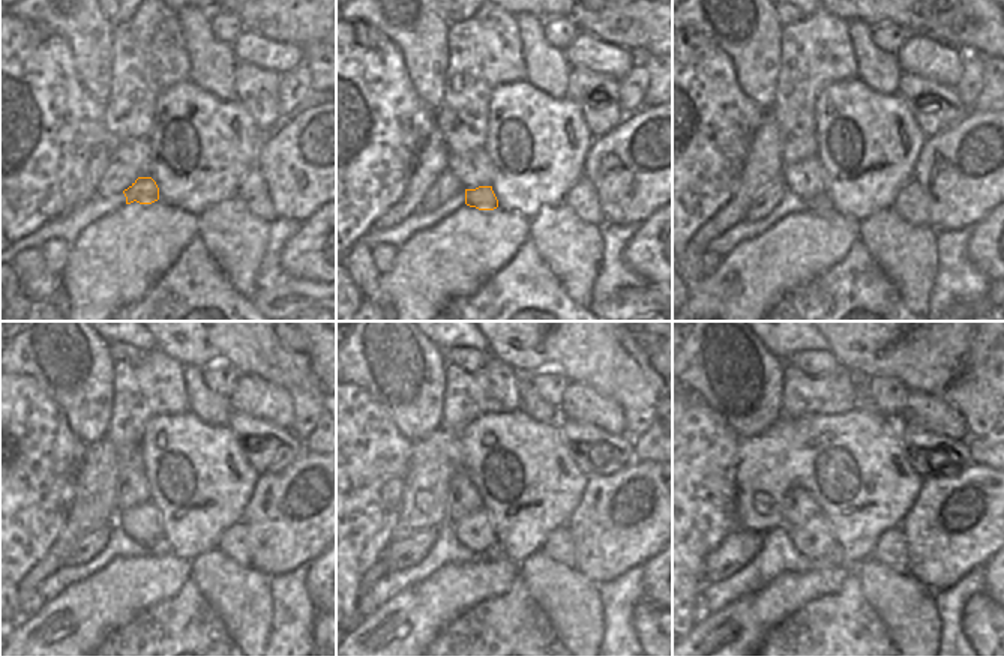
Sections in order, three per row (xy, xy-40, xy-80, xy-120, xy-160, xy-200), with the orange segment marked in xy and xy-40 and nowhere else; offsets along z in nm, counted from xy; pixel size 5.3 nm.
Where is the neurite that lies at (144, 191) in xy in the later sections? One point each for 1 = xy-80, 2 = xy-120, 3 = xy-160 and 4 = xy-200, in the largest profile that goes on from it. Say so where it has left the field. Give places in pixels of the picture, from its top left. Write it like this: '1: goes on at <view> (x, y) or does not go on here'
1: goes on at xy-80 (823, 204)
2: goes on at xy-120 (161, 547)
3: goes on at xy-160 (495, 553)
4: goes on at xy-200 (835, 557)

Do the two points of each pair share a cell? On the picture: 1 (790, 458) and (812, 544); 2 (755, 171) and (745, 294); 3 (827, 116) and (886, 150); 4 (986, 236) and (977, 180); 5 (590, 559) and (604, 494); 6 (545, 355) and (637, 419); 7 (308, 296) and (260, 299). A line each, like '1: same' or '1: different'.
1: different
2: different
3: same
4: different
5: same
6: same
7: same

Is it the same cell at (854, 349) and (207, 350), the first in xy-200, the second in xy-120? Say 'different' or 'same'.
same

